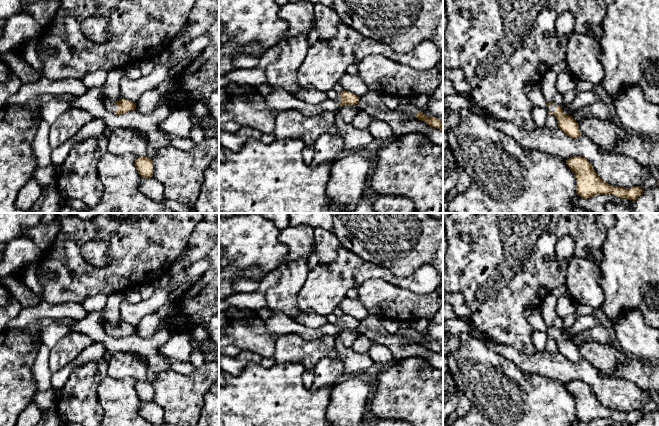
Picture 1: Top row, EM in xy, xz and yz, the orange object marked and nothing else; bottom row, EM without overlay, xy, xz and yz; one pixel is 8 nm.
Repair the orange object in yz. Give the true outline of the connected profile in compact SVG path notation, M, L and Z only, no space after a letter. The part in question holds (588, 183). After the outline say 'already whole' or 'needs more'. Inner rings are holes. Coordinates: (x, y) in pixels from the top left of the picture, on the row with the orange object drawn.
M573 156L566 160L566 164L574 173L576 194L580 197L590 198L596 194L613 194L616 197L634 201L644 192L640 186L622 188L605 183L584 157Z; already whole

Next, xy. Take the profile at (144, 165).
M138 157L135 160L135 166L141 177L153 177L153 161L148 157Z; already whole

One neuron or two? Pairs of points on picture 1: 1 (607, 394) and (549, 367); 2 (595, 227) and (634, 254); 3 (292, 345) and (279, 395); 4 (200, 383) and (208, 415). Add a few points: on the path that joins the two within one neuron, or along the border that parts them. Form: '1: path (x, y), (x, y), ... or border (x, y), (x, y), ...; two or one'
1: path (593, 380), (585, 372), (563, 370); one
2: border (614, 223), (600, 248); two
3: border (276, 362), (299, 363), (303, 368); two
4: border (208, 389), (199, 415); two

